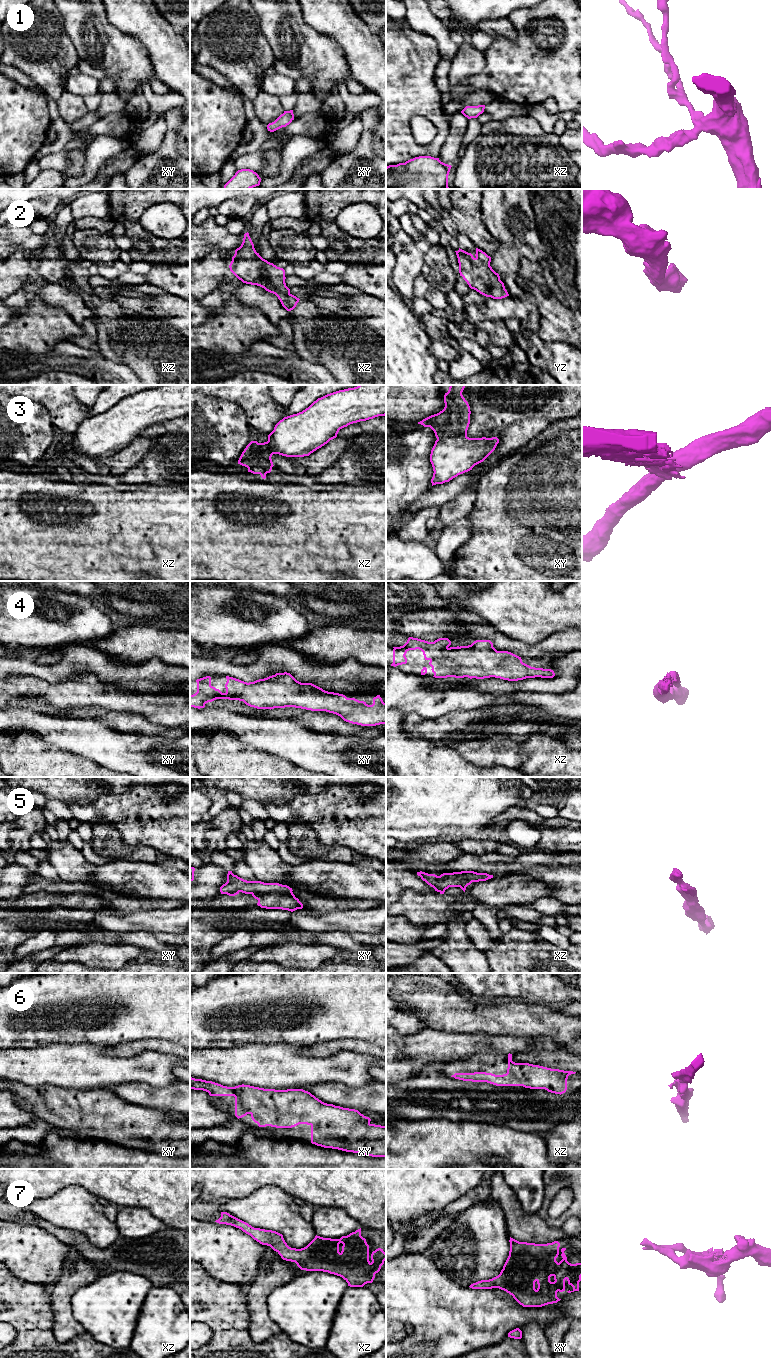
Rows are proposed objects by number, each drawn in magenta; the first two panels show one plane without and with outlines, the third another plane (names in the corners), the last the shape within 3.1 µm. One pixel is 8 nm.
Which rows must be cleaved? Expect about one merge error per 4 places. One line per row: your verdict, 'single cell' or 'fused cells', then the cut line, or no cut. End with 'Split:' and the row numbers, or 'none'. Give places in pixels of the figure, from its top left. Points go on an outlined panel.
1: single cell | no cut
2: single cell | no cut
3: fused cells | xy (466, 435), (444, 436), (437, 439)
4: single cell | no cut
5: fused cells | xy (291, 891), (271, 891), (252, 894)
6: single cell | no cut
7: single cell | no cut
Split: 3, 5

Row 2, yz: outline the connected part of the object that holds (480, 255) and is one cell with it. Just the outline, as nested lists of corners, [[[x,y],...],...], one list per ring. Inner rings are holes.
[[[460,248],[455,252],[458,258],[460,276],[471,289],[493,299],[509,296],[499,274],[490,266],[490,256],[478,248],[476,248],[475,258],[471,253]]]

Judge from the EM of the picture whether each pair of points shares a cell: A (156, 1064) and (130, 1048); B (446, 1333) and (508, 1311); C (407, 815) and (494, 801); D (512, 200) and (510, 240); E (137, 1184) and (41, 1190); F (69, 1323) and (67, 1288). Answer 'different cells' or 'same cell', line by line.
A: different cells
B: same cell
C: same cell
D: same cell
E: same cell
F: same cell

